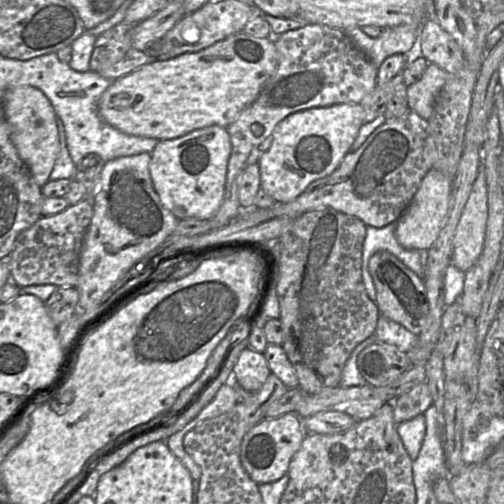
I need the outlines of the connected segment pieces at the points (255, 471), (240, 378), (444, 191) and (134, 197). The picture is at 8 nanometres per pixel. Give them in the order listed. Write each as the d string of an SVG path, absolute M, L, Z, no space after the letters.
M288 412L275 418L264 418L243 437L241 463L257 484L274 482L288 471L293 455L298 451L306 435L302 418L296 412Z
M247 347L234 365L232 381L250 392L257 392L271 373L264 354Z
M430 169L407 209L396 222L395 237L402 247L428 250L433 245L448 213L452 186L452 178L437 169Z
M150 153L119 157L104 163L96 194L91 199L93 217L80 254L77 289L79 309L93 310L109 291L138 261L163 244L174 232L178 219L161 203L149 173Z

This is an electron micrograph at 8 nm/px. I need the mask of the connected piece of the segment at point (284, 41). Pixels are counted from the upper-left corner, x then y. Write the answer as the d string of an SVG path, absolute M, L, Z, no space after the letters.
M306 24L299 29L290 30L290 31L287 31L287 32L279 35L277 40L275 41L275 46L277 48L277 67L276 67L274 74L267 80L267 82L263 86L262 90L260 91L258 97L256 98L256 100L251 105L246 107L236 117L236 119L231 123L231 125L227 128L230 138L231 138L232 151L231 151L231 155L230 155L230 158L228 161L224 197L223 197L222 203L221 203L218 211L211 218L211 219L213 219L213 221L216 221L216 229L222 228L225 225L227 225L229 222L231 222L232 220L236 219L240 213L240 210L244 211L244 210L253 209L253 208L241 207L241 205L239 203L239 198L238 198L237 179L238 179L239 175L244 171L245 168L247 168L251 164L258 163L259 158L261 156L261 144L272 134L272 132L275 130L276 126L282 120L284 120L286 117L288 117L289 115L291 115L293 113L296 113L296 112L299 112L302 110L306 110L306 109L310 109L310 108L332 106L332 105L340 104L340 103L357 103L357 104L359 104L377 86L378 69L370 61L370 59L345 35L344 30L337 29L337 28L331 28L326 25L321 25L321 24Z

